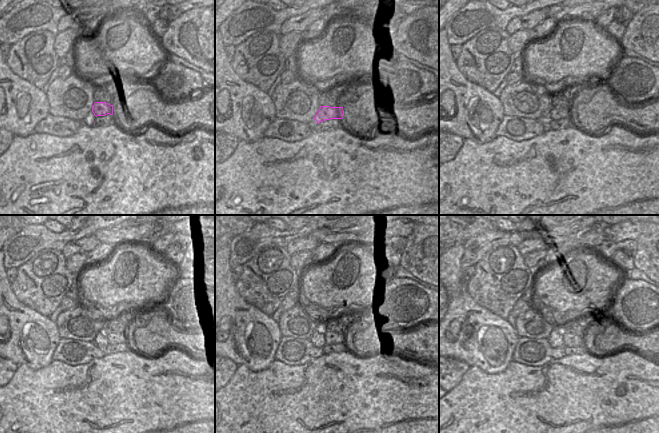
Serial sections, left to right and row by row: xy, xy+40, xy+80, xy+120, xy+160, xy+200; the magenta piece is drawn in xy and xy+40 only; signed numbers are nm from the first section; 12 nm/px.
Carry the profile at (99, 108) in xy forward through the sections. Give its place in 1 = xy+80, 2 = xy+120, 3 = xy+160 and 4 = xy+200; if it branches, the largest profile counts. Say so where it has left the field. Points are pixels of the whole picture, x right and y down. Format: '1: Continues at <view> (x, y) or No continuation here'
1: Continues at xy+80 (556, 113)
2: Continues at xy+120 (114, 337)
3: Continues at xy+160 (345, 337)
4: Continues at xy+200 (571, 339)

